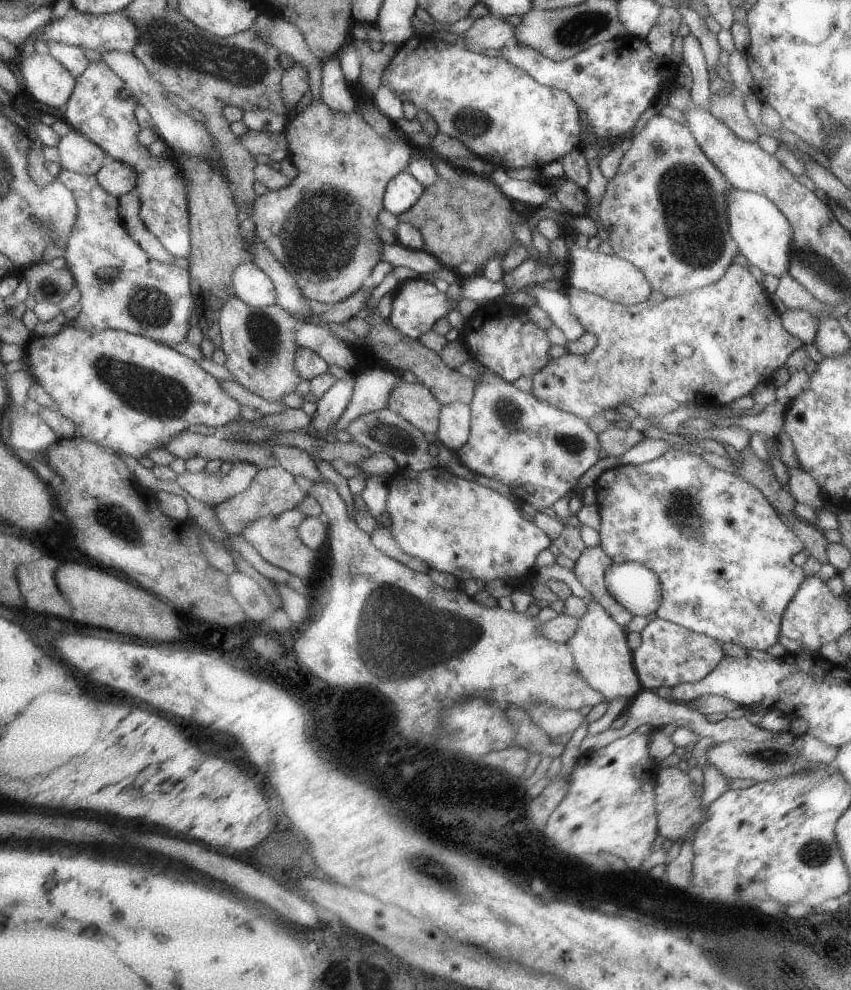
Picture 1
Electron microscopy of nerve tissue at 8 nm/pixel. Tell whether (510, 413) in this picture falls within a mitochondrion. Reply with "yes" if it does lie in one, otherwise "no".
yes

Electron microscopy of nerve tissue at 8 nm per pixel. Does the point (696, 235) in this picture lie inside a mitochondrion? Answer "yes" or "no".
yes

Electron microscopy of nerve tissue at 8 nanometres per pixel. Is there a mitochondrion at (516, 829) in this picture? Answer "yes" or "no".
no

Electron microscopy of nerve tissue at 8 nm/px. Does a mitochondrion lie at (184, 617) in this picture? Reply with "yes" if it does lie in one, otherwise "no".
no

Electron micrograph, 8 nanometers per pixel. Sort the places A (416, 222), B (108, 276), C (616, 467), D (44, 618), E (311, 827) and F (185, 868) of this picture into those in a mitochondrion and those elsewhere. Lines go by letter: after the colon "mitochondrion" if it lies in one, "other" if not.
A: other
B: mitochondrion
C: other
D: other
E: mitochondrion
F: other

